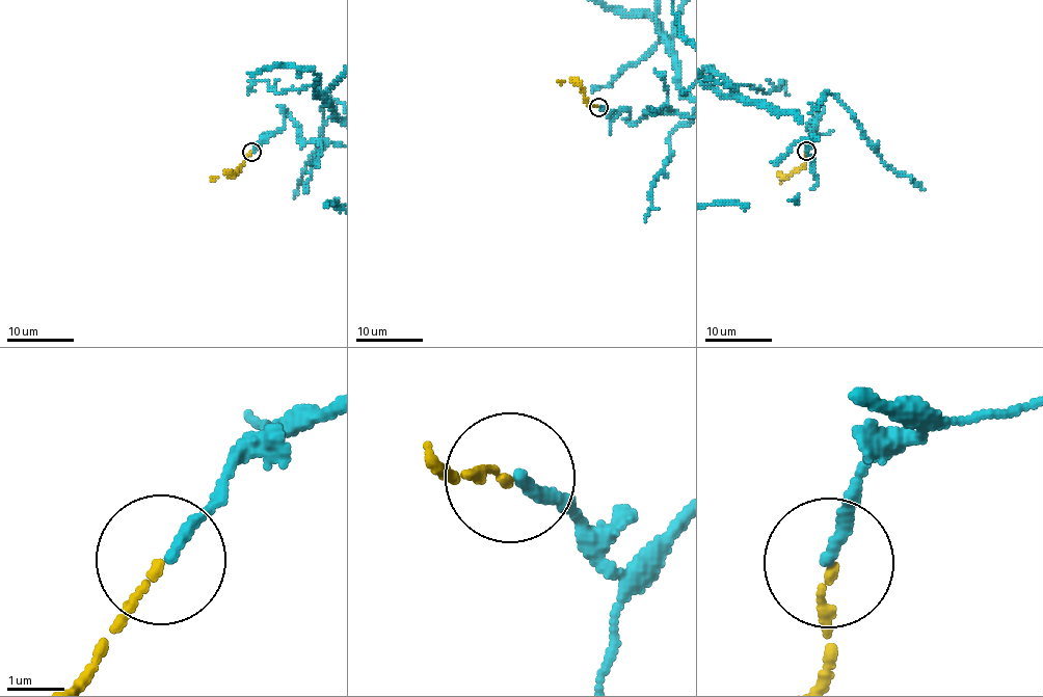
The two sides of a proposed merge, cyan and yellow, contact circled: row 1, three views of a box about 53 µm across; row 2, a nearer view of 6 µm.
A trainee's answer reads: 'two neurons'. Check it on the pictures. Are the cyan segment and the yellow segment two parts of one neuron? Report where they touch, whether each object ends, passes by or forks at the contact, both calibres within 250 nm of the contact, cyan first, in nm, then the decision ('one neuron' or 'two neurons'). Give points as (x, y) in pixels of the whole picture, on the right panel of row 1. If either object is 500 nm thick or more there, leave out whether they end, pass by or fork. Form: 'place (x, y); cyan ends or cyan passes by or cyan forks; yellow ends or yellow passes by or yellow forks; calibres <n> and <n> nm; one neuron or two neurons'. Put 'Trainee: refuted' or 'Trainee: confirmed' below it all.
place (806, 151); cyan ends; yellow ends; calibres 200 and 130 nm; one neuron
Trainee: refuted

